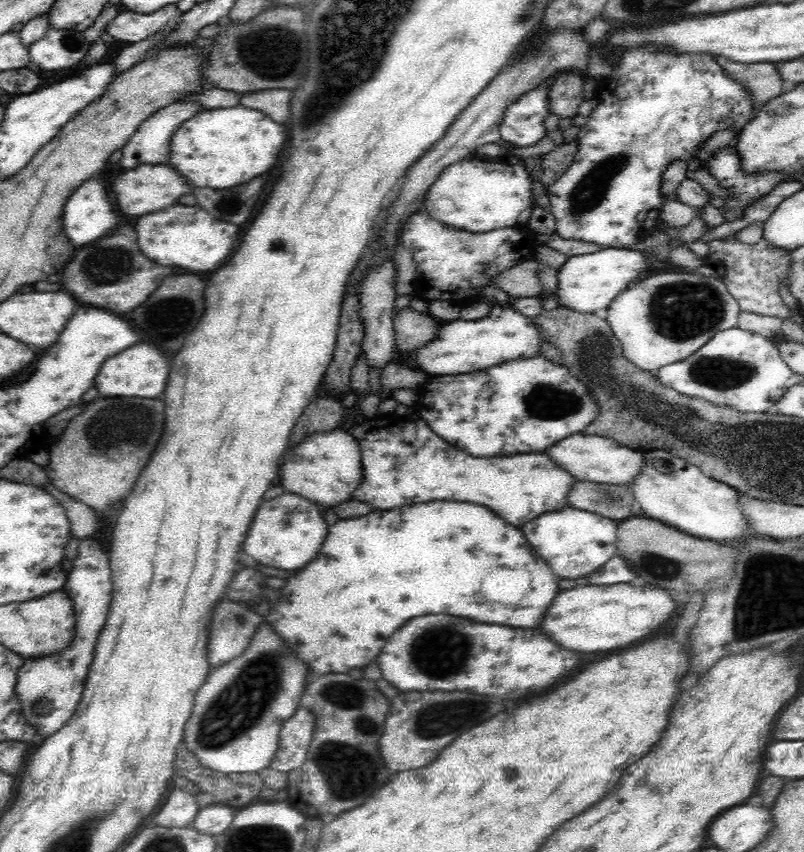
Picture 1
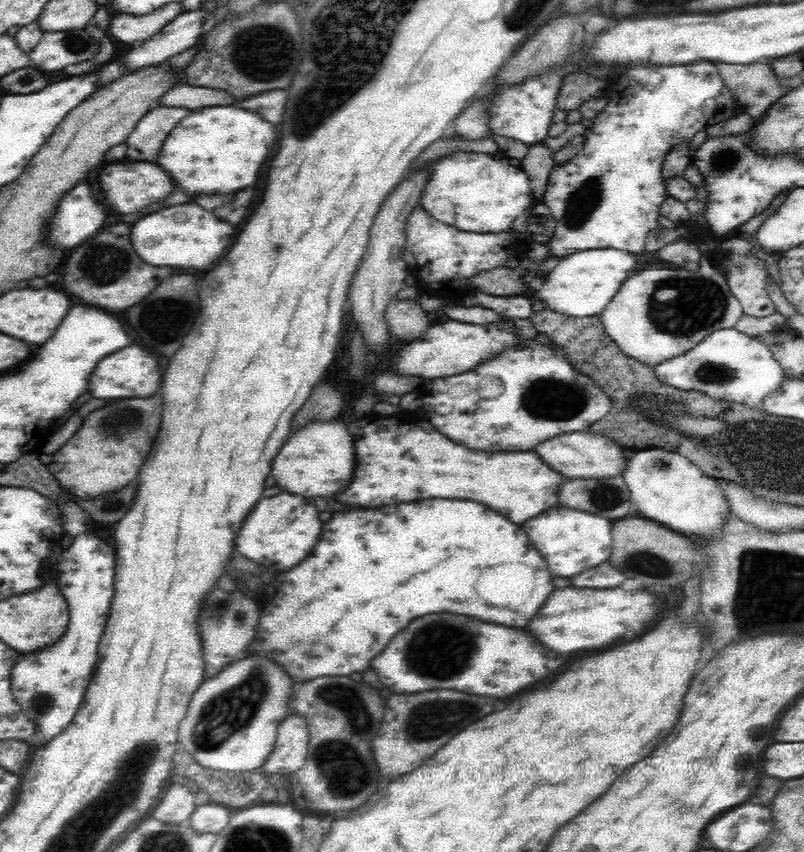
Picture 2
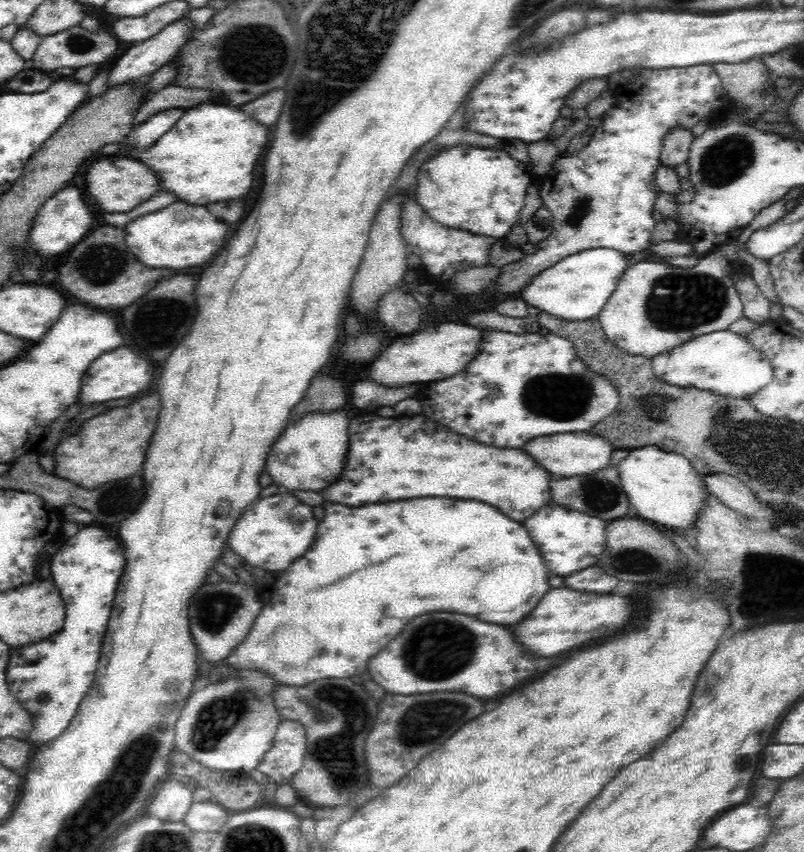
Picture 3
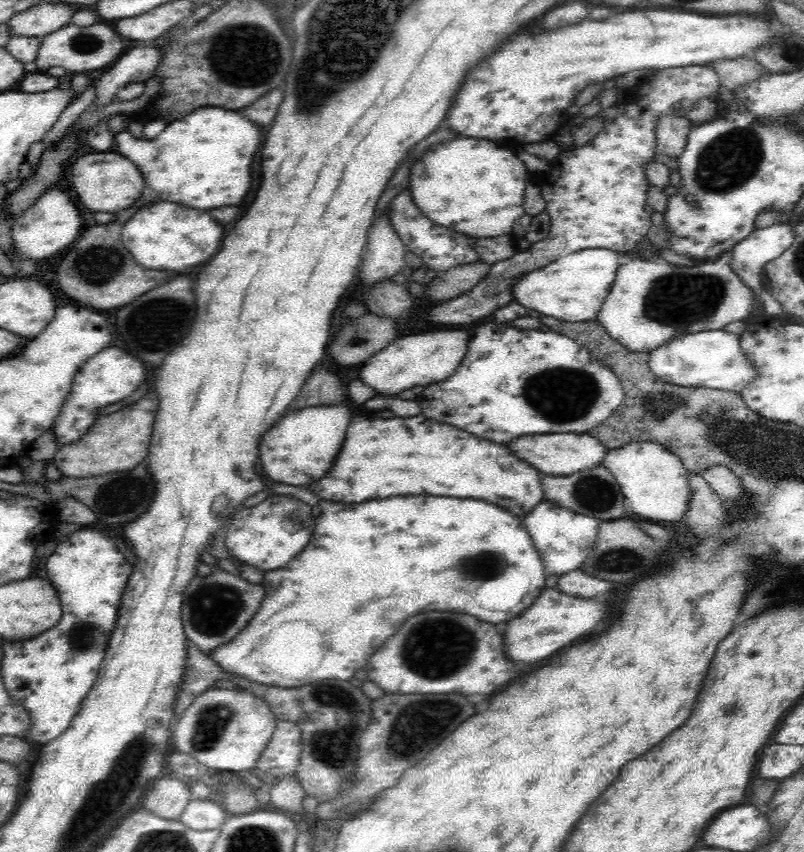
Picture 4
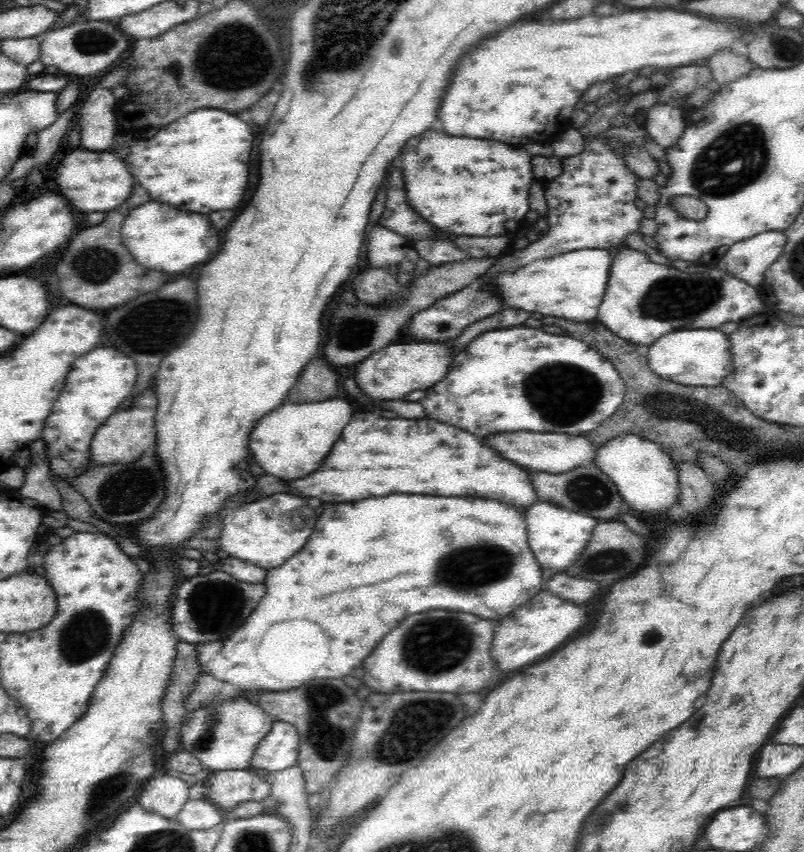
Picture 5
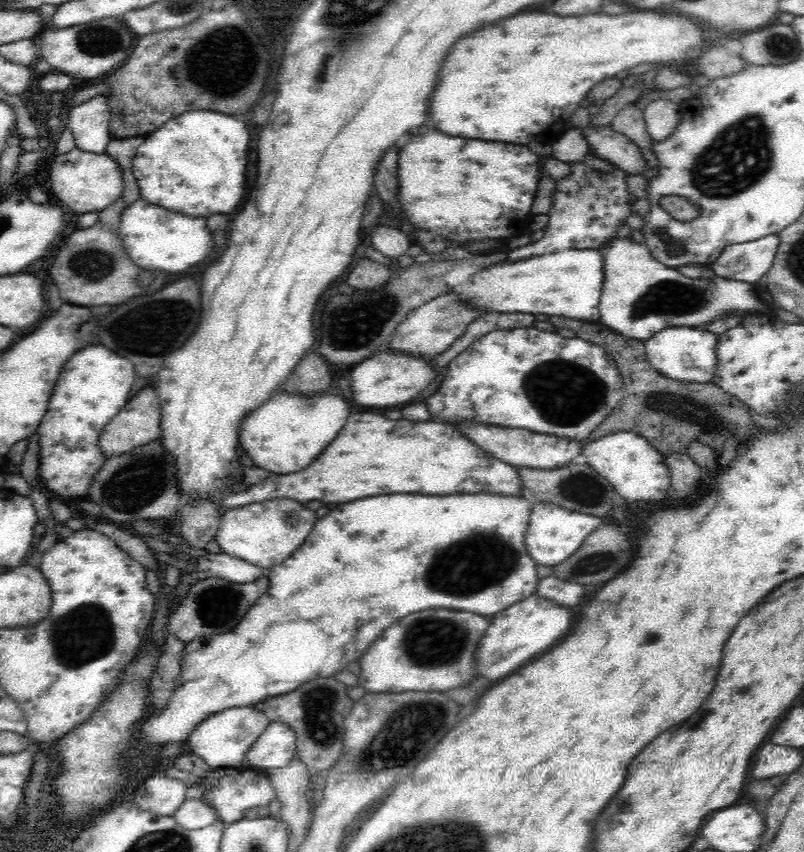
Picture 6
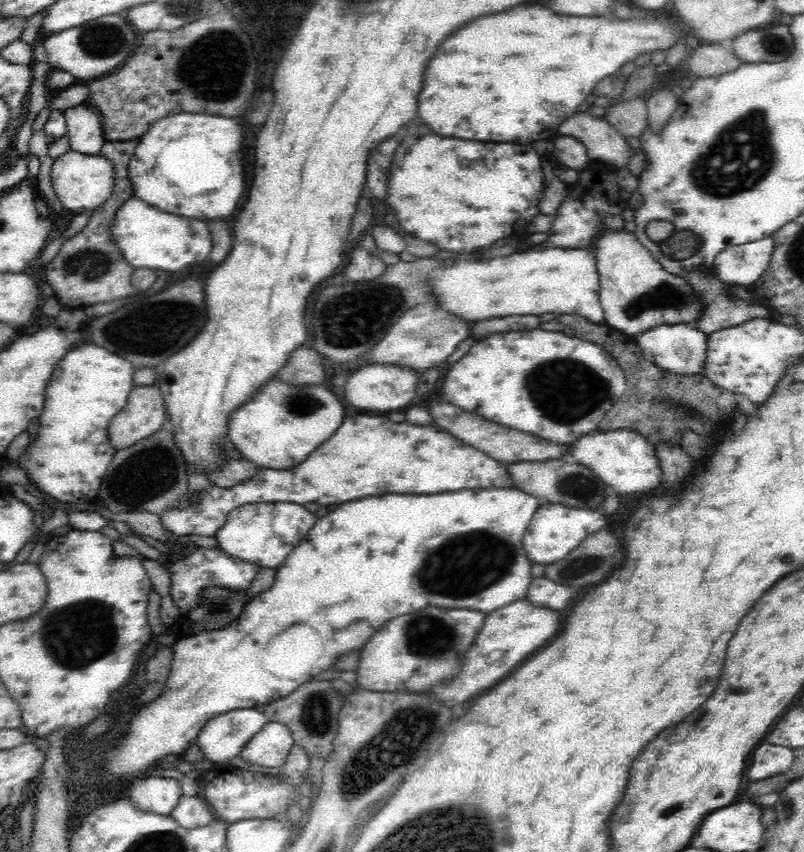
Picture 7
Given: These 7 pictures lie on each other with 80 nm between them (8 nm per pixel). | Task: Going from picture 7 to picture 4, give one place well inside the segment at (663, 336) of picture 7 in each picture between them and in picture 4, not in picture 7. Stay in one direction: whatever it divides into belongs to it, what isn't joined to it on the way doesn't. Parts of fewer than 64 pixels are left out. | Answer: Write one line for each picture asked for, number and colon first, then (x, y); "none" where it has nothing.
4: (714, 359)
5: (702, 357)
6: (687, 354)

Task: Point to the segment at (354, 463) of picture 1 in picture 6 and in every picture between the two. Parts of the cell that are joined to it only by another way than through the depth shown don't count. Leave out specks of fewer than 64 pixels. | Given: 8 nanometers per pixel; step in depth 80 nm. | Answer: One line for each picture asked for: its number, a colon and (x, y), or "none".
2: (318, 460)
3: (310, 455)
4: (299, 449)
5: (292, 441)
6: (283, 436)

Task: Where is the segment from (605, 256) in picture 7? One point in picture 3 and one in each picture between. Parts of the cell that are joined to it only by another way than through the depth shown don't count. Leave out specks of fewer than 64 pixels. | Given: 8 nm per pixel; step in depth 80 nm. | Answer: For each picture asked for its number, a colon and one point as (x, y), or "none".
3: (655, 308)
4: (650, 303)
5: (644, 301)
6: (641, 296)

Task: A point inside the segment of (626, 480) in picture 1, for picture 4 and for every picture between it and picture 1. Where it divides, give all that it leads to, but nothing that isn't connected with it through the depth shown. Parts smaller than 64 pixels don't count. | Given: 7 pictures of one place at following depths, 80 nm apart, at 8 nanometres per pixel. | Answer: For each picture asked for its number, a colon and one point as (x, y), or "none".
2: (578, 456)
3: (567, 455)
4: (556, 455)

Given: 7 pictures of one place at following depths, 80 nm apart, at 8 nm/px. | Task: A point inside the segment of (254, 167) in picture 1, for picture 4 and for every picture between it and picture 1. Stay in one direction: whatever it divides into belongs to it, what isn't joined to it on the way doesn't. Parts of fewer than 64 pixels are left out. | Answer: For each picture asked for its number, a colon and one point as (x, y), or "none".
2: (216, 150)
3: (210, 153)
4: (203, 160)

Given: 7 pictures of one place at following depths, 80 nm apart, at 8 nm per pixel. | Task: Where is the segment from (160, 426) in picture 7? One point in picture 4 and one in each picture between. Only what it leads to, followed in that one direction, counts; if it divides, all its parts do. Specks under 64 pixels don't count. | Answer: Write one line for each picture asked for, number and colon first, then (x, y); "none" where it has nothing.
4: (118, 442)
5: (126, 435)
6: (138, 423)

